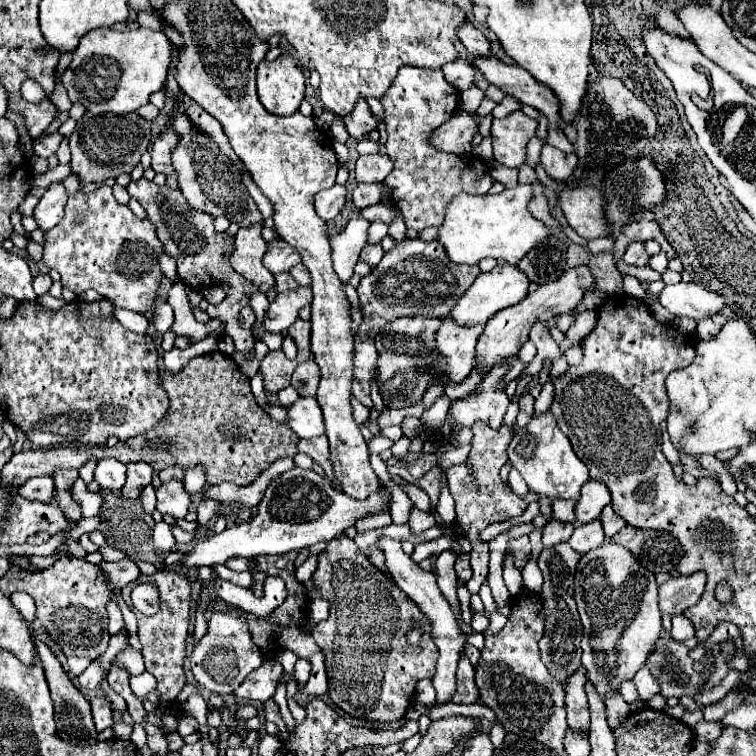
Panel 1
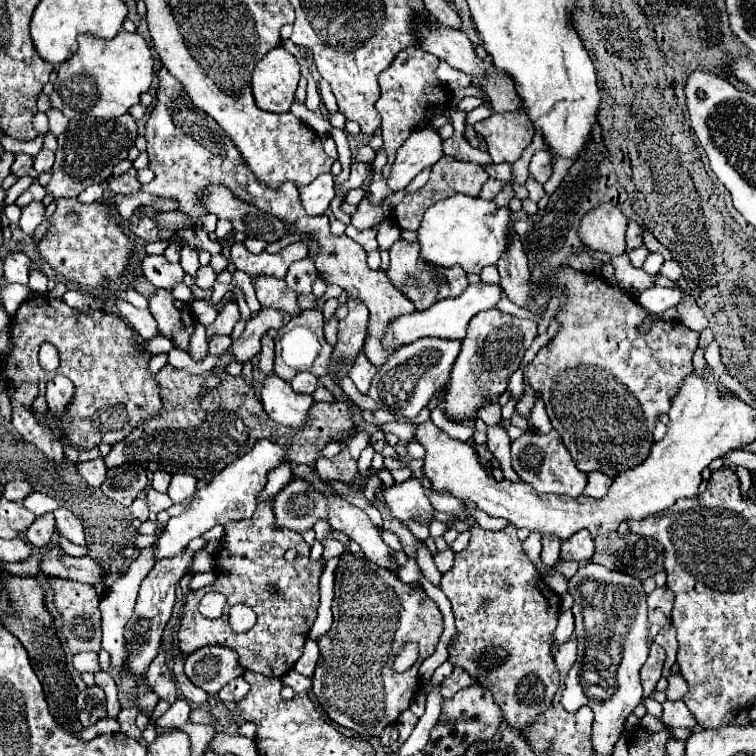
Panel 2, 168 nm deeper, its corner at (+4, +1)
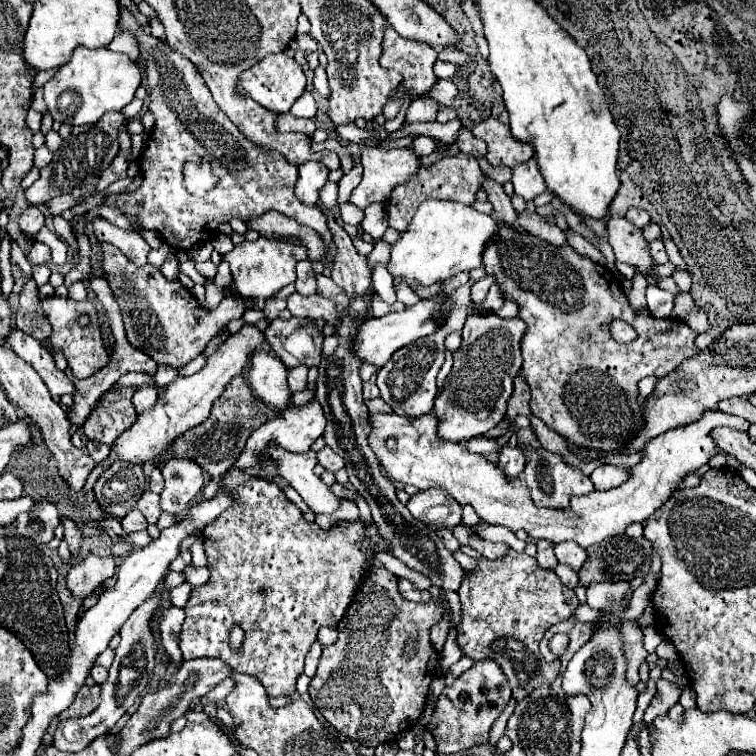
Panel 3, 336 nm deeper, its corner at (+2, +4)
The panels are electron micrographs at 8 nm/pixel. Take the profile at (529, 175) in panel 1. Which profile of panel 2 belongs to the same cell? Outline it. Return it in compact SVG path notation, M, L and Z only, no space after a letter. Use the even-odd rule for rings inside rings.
M498 163L498 165L484 165L484 169L488 171L488 175L490 175L490 177L496 177L496 179L502 179L502 181L510 183L512 171L510 171L510 165L508 165L508 163Z

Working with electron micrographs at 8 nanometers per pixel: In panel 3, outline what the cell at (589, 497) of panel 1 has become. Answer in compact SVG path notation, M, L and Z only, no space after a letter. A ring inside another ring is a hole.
M604 464L598 466L590 474L590 480L594 482L596 490L612 490L612 488L620 486L624 482L624 478L628 478L626 470L620 470L620 468L614 468L614 466L604 466Z

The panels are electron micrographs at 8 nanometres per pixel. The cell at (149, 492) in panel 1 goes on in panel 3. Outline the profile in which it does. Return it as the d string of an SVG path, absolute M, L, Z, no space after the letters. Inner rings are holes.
M130 510L124 518L122 518L122 528L126 532L138 532L138 530L146 530L148 528L148 522L144 518L144 514L140 510Z

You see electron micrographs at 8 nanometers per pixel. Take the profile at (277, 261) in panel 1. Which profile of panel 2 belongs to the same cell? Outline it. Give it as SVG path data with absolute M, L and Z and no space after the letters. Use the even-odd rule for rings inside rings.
M298 241L298 243L292 243L292 245L284 247L278 253L262 251L258 255L254 255L246 247L242 247L242 245L232 245L230 247L230 257L232 257L234 267L244 271L244 273L248 273L250 277L272 275L272 277L284 279L288 267L294 261L308 257L308 247L306 247L304 241Z

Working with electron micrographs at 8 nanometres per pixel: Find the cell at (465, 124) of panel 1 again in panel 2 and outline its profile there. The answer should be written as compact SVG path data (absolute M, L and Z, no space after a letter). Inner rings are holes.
M432 127L416 129L396 153L396 163L390 167L390 175L384 177L390 191L402 191L424 169L432 167L442 157L442 139Z

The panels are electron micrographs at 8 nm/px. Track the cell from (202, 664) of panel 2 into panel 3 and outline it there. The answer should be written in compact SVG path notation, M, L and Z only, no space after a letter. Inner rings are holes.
M200 658L200 660L186 660L186 662L182 662L180 670L172 676L172 680L168 682L166 688L156 690L156 692L148 692L142 698L142 704L140 704L138 712L120 730L120 750L124 750L124 754L132 754L144 742L148 742L152 738L164 738L164 736L168 736L168 726L176 718L184 716L184 712L190 708L190 704L196 698L206 696L224 678L232 678L232 672L234 672L234 668L230 668L220 658Z

